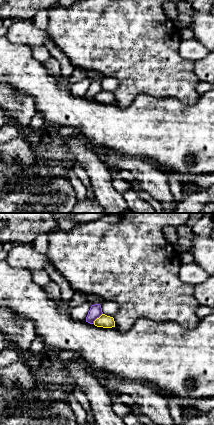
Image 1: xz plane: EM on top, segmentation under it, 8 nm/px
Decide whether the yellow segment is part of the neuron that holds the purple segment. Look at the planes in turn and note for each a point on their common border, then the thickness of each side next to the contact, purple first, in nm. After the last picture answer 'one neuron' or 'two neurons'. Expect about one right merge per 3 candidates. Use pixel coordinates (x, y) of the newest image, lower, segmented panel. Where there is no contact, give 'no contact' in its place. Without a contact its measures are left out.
contact (97, 317); calibres 100 and 100 nm

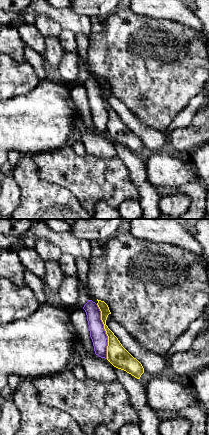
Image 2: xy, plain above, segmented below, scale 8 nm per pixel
contact (105, 331); calibres 130 and 170 nm

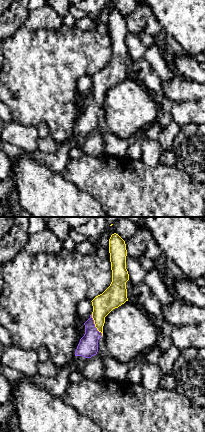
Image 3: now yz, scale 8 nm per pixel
contact (94, 325); calibres 160 and 170 nm

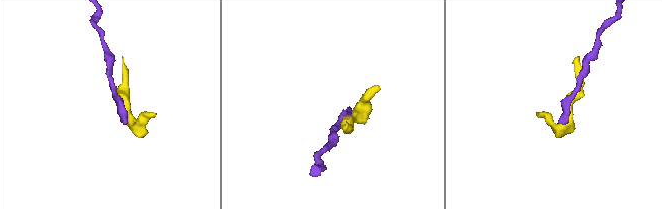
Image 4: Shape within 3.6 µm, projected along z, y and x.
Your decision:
two neurons

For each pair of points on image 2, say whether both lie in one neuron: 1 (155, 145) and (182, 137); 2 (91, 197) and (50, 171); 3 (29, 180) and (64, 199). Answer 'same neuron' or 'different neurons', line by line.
1: different neurons
2: same neuron
3: same neuron

